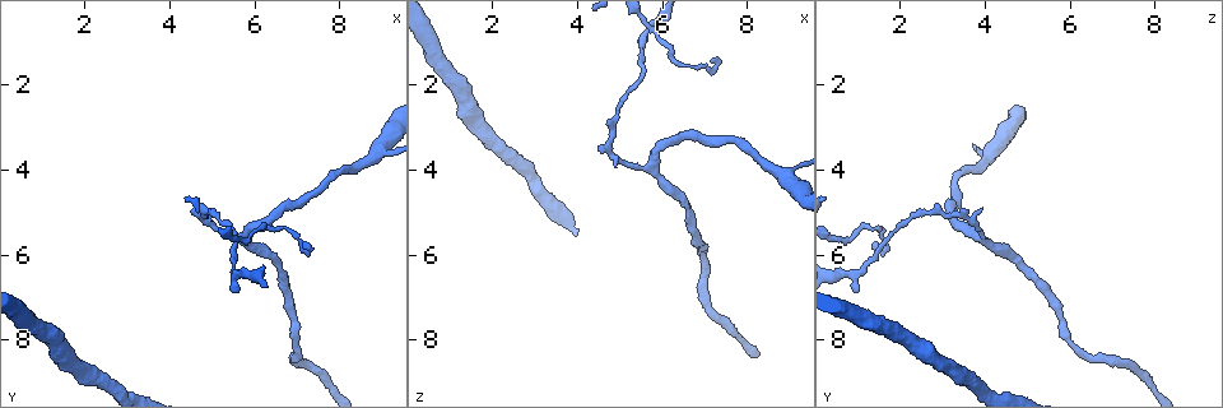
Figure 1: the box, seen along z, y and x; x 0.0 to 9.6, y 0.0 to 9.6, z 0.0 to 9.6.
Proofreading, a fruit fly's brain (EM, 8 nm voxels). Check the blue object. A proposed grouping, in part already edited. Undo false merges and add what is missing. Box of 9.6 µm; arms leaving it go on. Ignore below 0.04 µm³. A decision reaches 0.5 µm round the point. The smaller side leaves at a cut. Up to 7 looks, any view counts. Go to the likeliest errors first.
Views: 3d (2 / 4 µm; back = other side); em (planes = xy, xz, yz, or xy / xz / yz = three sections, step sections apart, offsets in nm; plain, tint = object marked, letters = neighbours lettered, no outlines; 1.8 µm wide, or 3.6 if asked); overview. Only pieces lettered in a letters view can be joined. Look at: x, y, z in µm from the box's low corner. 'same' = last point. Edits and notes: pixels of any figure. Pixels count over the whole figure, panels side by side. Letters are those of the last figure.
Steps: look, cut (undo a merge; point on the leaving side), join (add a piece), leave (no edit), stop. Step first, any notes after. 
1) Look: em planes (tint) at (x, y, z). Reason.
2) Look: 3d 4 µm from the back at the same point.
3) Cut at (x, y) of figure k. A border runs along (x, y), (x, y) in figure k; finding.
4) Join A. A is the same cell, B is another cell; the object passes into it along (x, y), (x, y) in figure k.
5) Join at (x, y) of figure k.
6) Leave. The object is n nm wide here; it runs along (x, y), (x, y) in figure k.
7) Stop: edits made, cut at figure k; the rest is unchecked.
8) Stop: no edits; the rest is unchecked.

Look: em planes (letters) at (8.90, 3.60, 4.10). Small branch off a trunk.

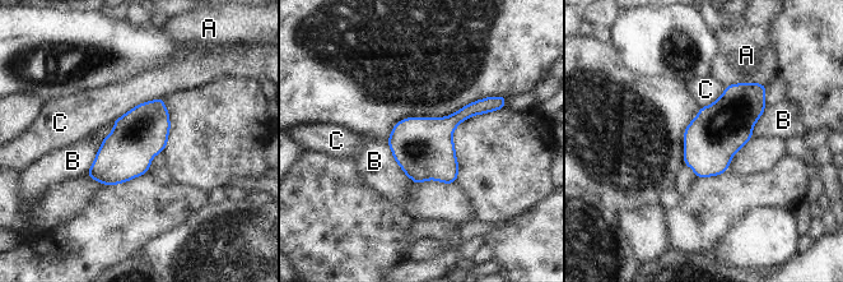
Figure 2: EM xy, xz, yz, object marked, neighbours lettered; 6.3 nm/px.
Leave. The longest contact is with C, 360 nm; A, B and C are other cells; a border runs along (162, 97), (143, 101), (112, 121) in figure 2; one neuron here.

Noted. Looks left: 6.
Look: em planes (letters) at (5.70, 6.85, 0.90).

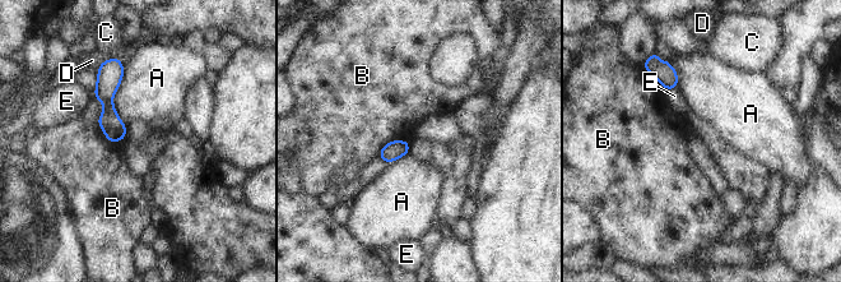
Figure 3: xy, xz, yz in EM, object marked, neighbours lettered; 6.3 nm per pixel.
Leave. The longest contact is with A, 380 nm; A, B, C, D and E are other cells; a border runs along (408, 140), (388, 142), (377, 156) in figure 3; no lettered piece goes on from it.

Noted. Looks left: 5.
Look: 3d 2 µm from the back at (5.85, 5.55, 3.80). Sharp bend.

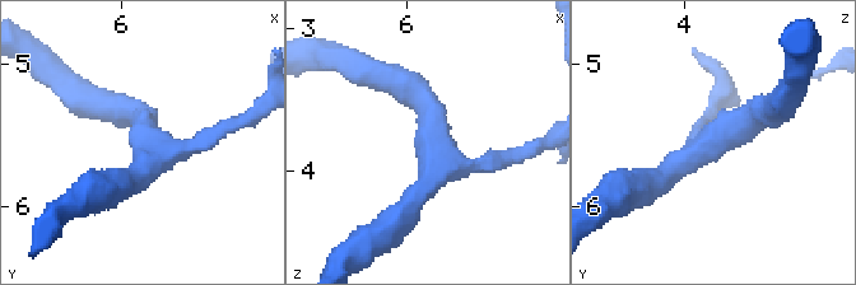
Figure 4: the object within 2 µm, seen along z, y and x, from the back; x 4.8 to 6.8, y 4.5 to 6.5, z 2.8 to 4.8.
Look: em 3.6 µm planes (letters) at (5.78, 5.54, 3.80). 3 arms meet here.

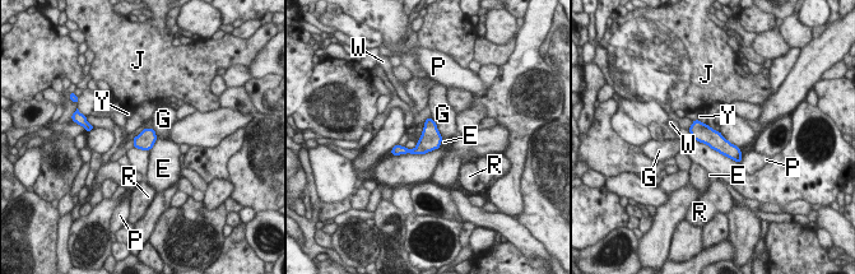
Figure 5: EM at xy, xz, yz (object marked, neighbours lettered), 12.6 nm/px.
Leave. E, G, J, P, R, W and Y are other cells; one neuron here.

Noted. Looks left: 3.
Stop: no edits; the rest is unchecked.

